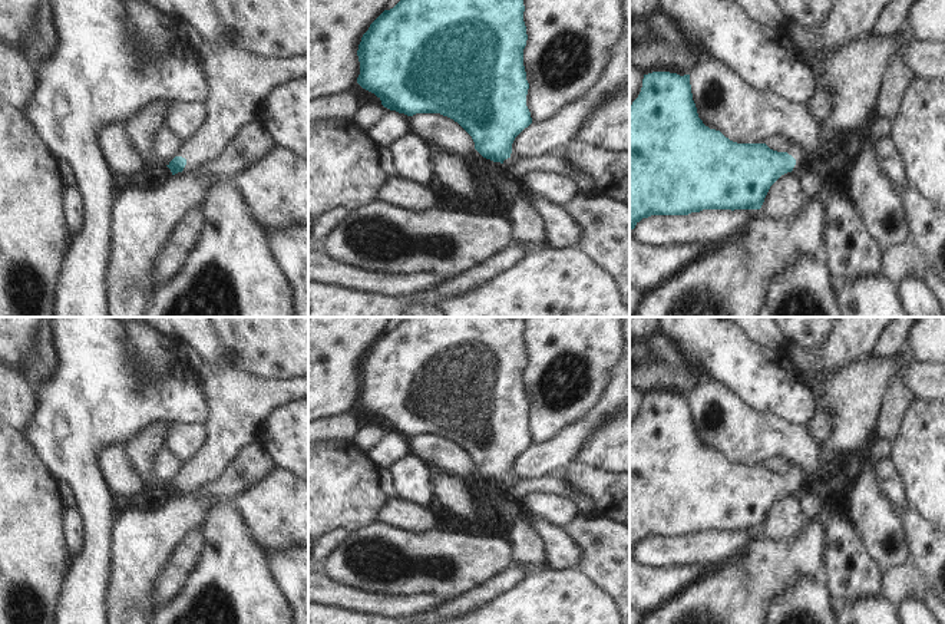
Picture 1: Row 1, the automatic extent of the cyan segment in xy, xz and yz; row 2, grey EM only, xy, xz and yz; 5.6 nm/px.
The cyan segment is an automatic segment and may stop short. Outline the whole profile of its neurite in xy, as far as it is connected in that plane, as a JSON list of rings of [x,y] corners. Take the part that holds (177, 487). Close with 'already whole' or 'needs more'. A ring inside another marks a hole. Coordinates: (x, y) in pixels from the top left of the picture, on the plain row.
[[[185,344],[176,346],[176,360],[191,367],[208,396],[206,438],[201,450],[186,463],[166,486],[172,496],[182,492],[195,492],[205,483],[215,482],[225,465],[248,443],[258,442],[265,419],[280,406],[308,397],[308,379],[272,382],[250,376],[229,366],[208,366],[204,359]]] | needs more

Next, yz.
[[[652,393],[644,396],[642,409],[638,419],[630,427],[630,552],[642,541],[651,536],[688,536],[703,531],[760,531],[770,508],[787,493],[799,493],[800,486],[806,482],[804,471],[794,463],[789,465],[786,473],[770,471],[766,465],[737,465],[726,459],[720,452],[710,450],[698,439],[693,422],[690,396],[680,397],[670,393]]] | needs more

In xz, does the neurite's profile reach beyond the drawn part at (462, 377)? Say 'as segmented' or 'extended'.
extended

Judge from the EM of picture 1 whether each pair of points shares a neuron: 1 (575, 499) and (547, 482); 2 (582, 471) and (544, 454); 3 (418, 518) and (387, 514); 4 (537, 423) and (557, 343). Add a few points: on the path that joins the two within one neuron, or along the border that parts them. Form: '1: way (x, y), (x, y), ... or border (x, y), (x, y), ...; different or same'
1: way (568, 492), (554, 482); same
2: border (574, 459), (564, 468); different
3: way (410, 517), (395, 514); same
4: way (537, 403), (537, 383), (548, 363); same

